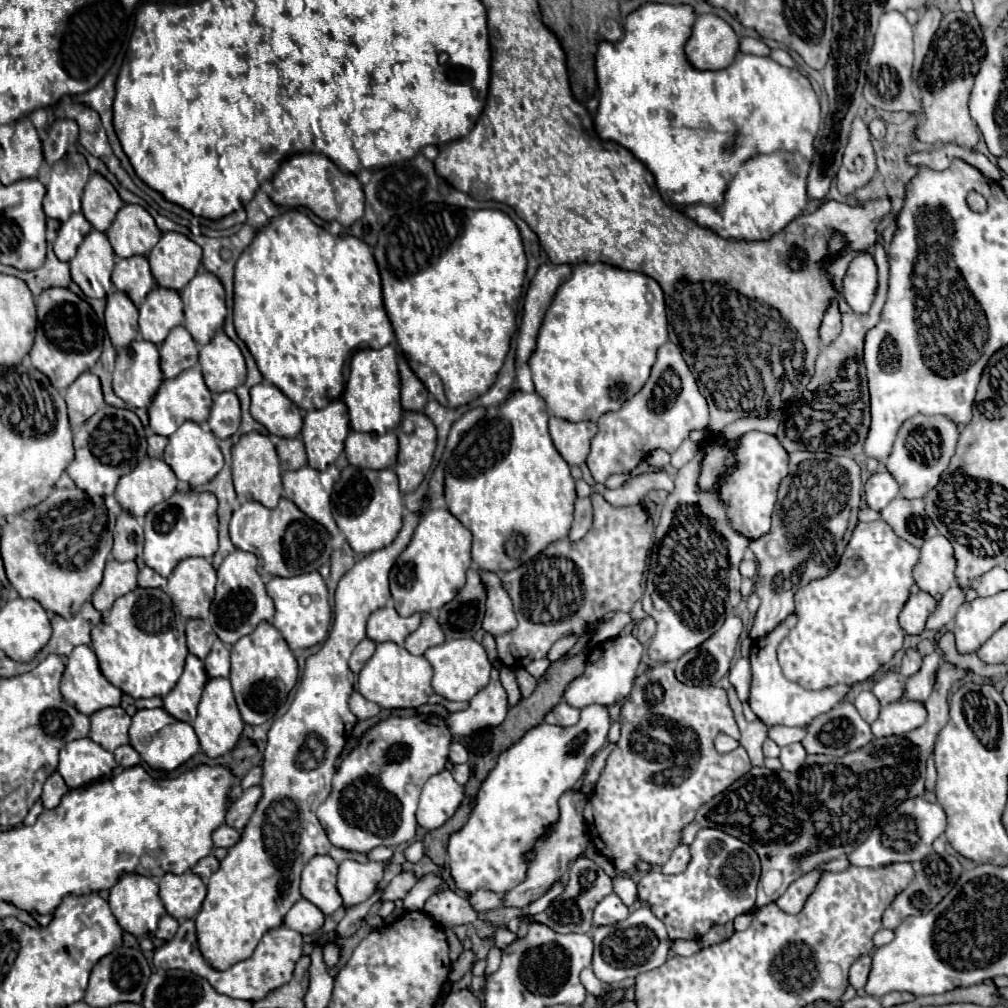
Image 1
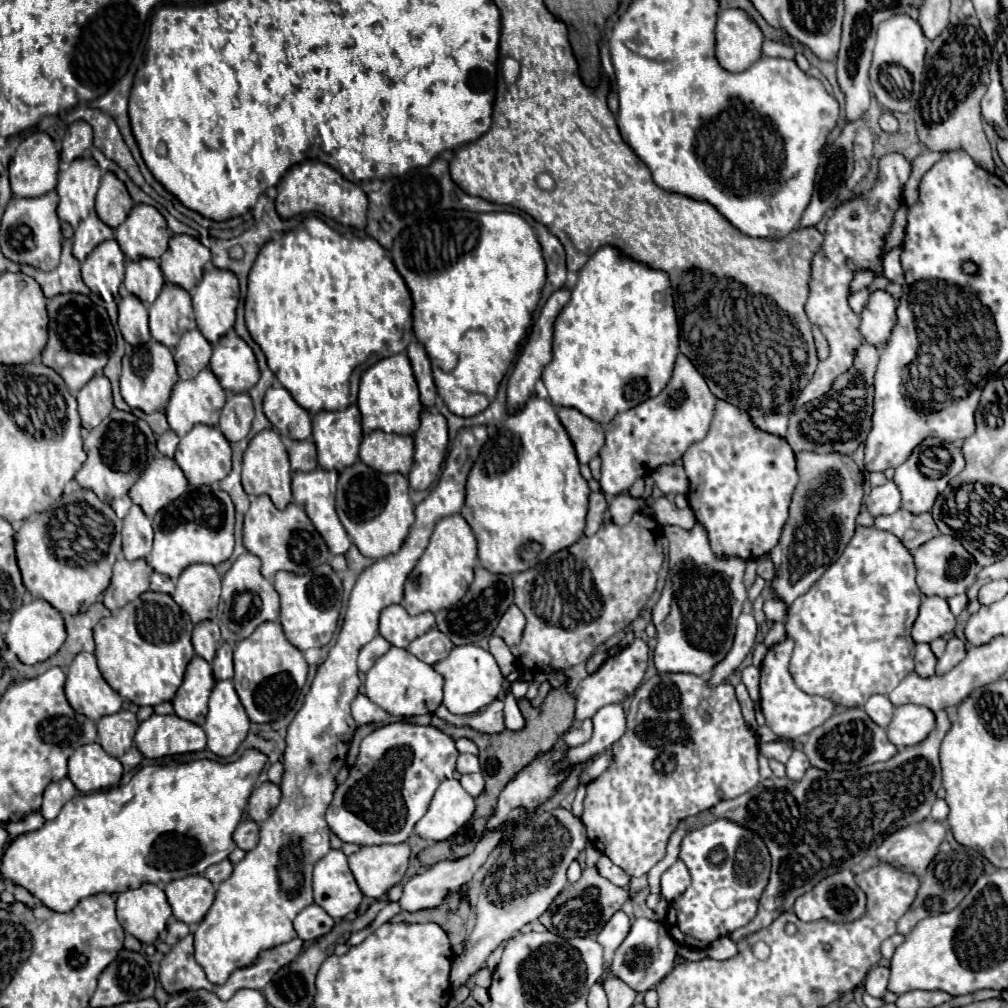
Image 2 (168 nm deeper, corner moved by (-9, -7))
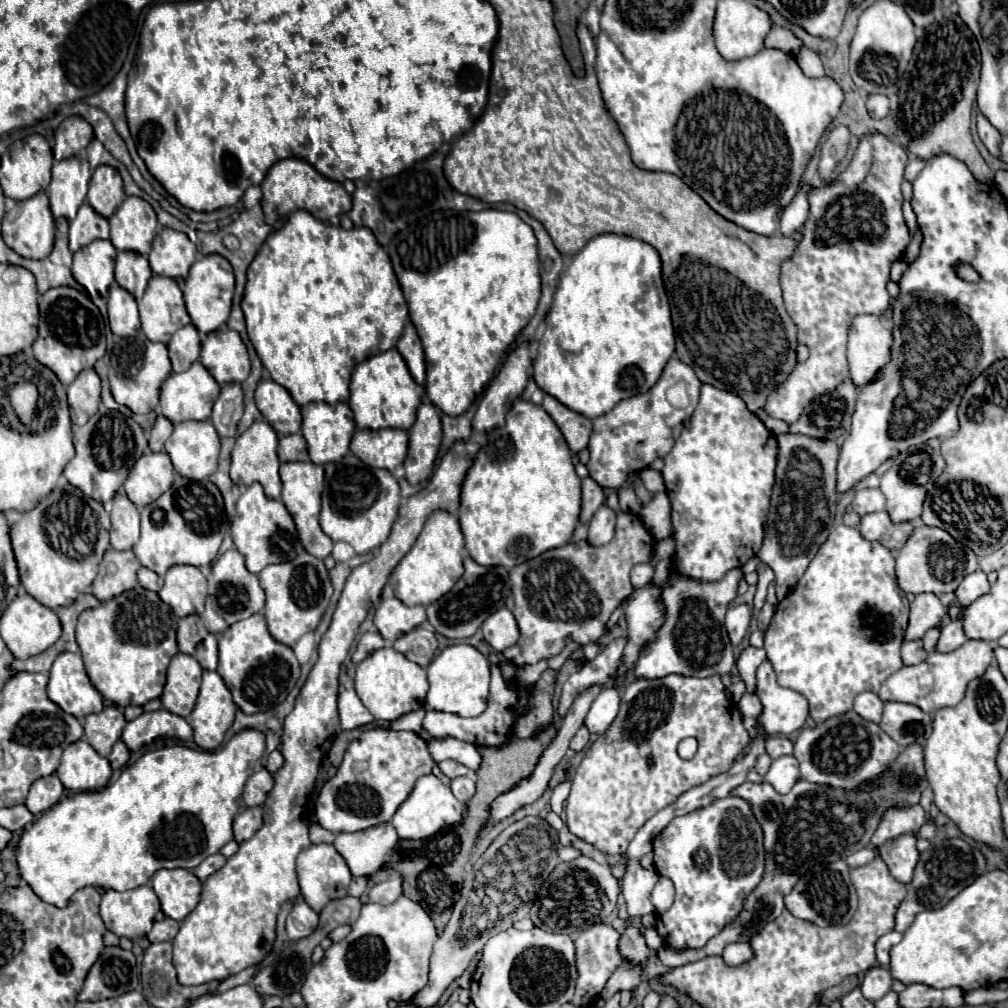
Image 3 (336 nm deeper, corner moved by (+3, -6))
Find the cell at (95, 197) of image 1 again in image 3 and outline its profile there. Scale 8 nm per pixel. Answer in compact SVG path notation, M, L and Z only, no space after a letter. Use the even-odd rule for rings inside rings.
M100 165L92 173L92 185L88 189L88 203L102 217L110 217L118 205L124 201L126 193L122 189L122 177L114 167Z

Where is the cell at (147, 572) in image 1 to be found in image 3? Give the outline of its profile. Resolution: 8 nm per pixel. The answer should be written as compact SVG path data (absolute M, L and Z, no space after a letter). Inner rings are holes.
M142 567L142 569L138 571L138 583L140 583L144 589L150 589L150 591L160 591L160 589L162 589L162 579L160 579L154 571L150 571L150 569L146 569L146 567Z

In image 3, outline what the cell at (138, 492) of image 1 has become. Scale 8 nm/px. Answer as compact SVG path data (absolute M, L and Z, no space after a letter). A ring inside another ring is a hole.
M148 453L142 455L140 461L136 461L136 465L130 469L124 491L128 499L142 509L166 493L172 487L172 481L174 469L170 457L166 453Z

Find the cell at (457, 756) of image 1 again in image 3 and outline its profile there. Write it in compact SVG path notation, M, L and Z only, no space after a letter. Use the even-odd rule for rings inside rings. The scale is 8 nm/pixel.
M446 759L446 761L438 763L438 767L440 767L440 771L442 771L446 777L450 777L450 779L472 773L466 765L462 765L462 763L458 763L458 761L452 761L452 759Z

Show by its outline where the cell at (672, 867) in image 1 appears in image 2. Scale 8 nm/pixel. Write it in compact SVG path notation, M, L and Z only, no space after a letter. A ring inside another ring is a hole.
M680 860L662 874L660 892L662 892L662 898L666 898L666 902L674 902L688 886L690 886L690 874L684 862Z

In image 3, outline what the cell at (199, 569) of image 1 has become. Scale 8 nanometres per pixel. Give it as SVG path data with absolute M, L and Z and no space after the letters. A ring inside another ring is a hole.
M174 565L164 577L164 587L160 589L160 599L170 605L176 617L202 615L206 599L208 581L200 567Z

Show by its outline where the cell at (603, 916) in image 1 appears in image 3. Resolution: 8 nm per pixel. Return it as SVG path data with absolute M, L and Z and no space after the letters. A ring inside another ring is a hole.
M608 923L592 925L590 929L586 929L584 933L578 935L578 939L574 943L576 943L576 963L578 963L580 977L576 983L576 993L574 993L572 1003L590 1005L596 1001L596 997L602 991L604 983L608 981L610 973L614 973L614 969L622 963L622 959L618 955L618 939L620 939L620 933Z

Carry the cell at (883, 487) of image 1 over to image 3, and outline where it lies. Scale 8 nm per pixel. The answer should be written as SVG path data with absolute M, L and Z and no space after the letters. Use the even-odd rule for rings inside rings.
M862 489L862 491L856 493L856 497L852 501L852 509L858 515L884 511L884 507L886 507L886 499L884 499L880 489Z

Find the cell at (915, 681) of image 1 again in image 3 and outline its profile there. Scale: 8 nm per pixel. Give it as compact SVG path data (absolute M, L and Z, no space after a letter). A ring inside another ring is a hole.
M950 621L948 625L940 627L940 639L936 645L938 653L950 653L958 649L966 641L966 635L962 631L962 621Z

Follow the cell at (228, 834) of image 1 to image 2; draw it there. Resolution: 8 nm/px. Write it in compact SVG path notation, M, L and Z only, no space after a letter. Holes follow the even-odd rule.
M254 820L240 822L234 832L234 840L236 840L238 848L242 848L246 852L258 844L258 838L260 838L260 826Z

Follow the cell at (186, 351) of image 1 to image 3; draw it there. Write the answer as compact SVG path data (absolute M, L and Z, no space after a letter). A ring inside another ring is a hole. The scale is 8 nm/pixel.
M194 325L178 329L168 343L168 357L172 361L172 371L188 371L194 361L200 359L200 335Z

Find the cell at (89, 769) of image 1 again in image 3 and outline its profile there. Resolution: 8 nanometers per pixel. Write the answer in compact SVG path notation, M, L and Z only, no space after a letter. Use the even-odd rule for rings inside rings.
M80 739L64 749L56 775L70 791L94 791L108 783L112 769L106 757L98 755L92 745Z

